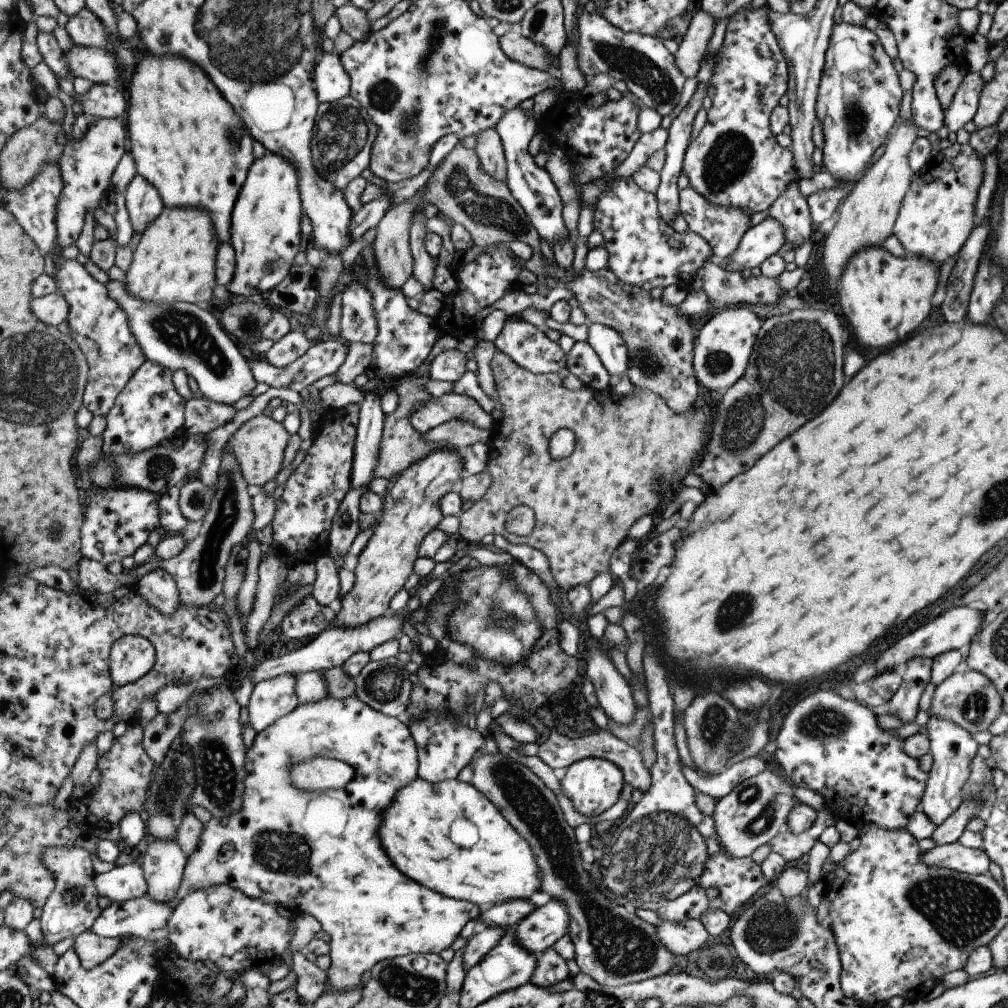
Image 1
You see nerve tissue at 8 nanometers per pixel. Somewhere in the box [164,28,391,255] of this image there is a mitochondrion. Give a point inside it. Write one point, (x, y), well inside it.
(345, 132)

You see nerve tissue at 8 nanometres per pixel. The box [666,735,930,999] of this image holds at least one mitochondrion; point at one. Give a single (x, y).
(775, 926)

